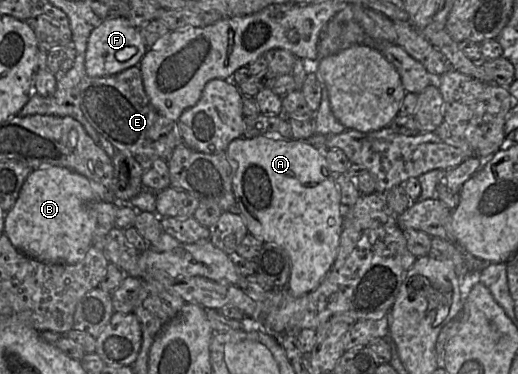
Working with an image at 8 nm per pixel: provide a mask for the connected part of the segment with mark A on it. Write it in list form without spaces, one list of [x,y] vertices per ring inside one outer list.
[[[266,133],[253,138],[234,139],[226,154],[232,168],[232,188],[248,232],[264,242],[274,242],[284,248],[291,260],[291,272],[286,290],[301,297],[317,288],[332,268],[340,245],[344,222],[344,207],[336,183],[336,175],[328,167],[325,155],[305,140],[283,138]]]

